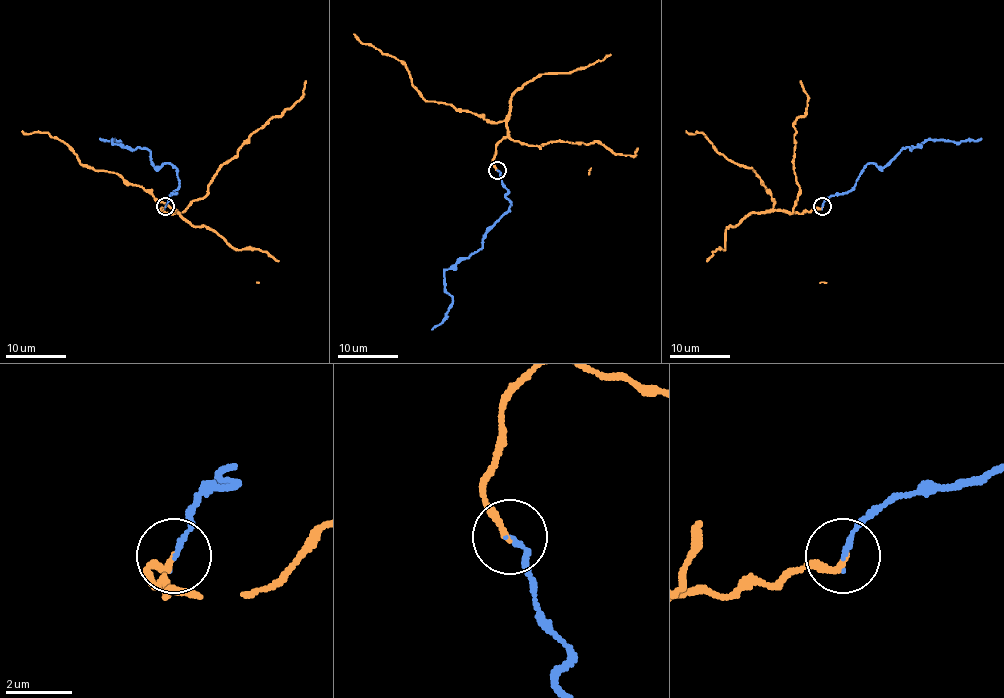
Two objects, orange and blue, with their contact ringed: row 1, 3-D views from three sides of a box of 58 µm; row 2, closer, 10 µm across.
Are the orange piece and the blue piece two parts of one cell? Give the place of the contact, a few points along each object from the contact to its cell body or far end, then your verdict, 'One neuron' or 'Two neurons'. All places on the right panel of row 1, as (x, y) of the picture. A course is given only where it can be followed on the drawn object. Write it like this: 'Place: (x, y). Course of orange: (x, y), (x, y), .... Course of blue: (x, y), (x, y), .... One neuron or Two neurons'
Place: (822, 206). Course of orange: (822, 206), (796, 212), (774, 209), (774, 199), (753, 170), (727, 160), (701, 132), (686, 131). Course of blue: (822, 206), (831, 196), (849, 191), (871, 163), (884, 167), (902, 149), (923, 141), (981, 138). One neuron

